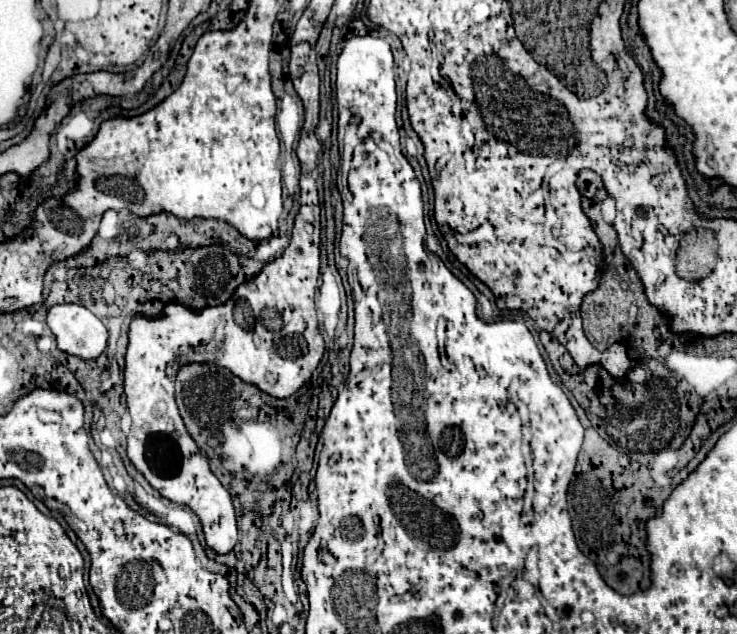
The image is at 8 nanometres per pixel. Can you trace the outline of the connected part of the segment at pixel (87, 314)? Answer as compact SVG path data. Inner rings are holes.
M59 304L47 314L57 348L81 360L95 360L107 346L105 325L81 304Z

